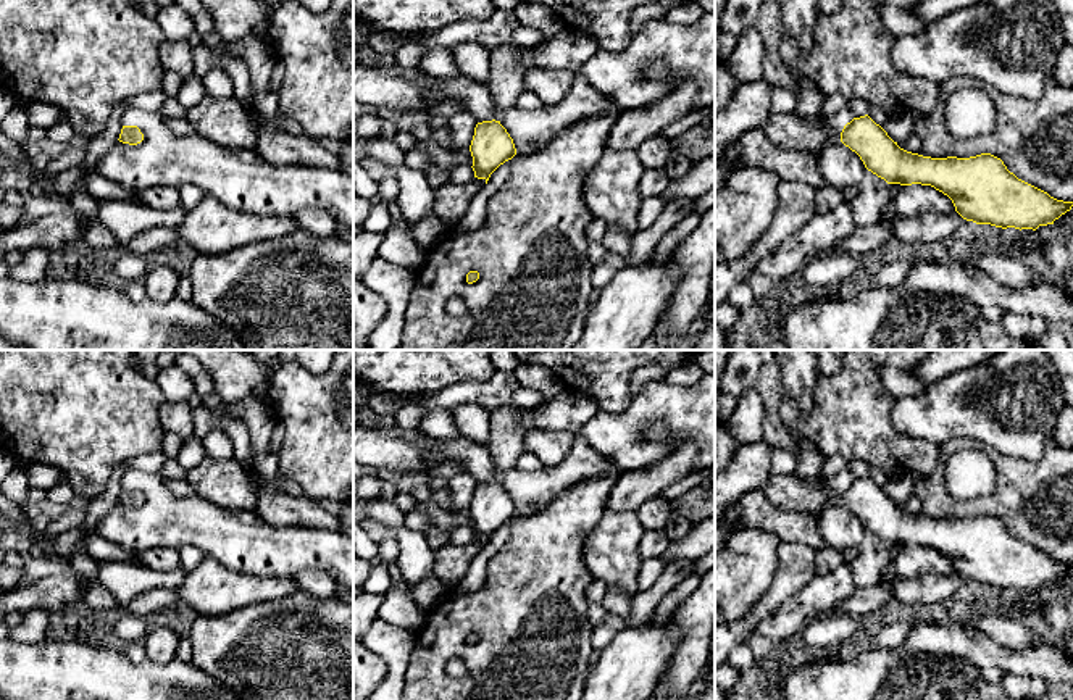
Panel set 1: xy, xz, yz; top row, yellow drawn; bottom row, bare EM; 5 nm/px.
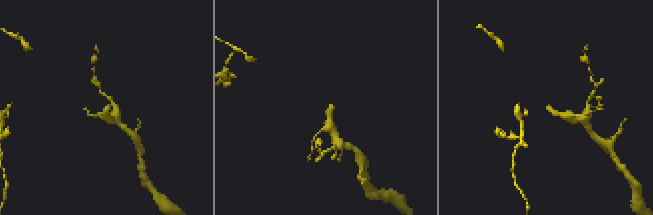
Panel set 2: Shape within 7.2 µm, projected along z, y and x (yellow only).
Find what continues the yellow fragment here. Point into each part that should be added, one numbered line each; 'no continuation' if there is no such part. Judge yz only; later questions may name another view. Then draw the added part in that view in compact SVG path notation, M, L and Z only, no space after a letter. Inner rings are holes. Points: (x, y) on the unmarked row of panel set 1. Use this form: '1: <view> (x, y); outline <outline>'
1: yz (789, 492); outline M771 474L763 485L763 492L770 503L779 510L813 516L833 503L841 503L841 495L831 495L828 482L818 476Z

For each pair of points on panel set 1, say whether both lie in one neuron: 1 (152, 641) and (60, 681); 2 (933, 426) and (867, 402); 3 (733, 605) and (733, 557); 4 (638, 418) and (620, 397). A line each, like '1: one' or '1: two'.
1: two
2: two
3: one
4: two

